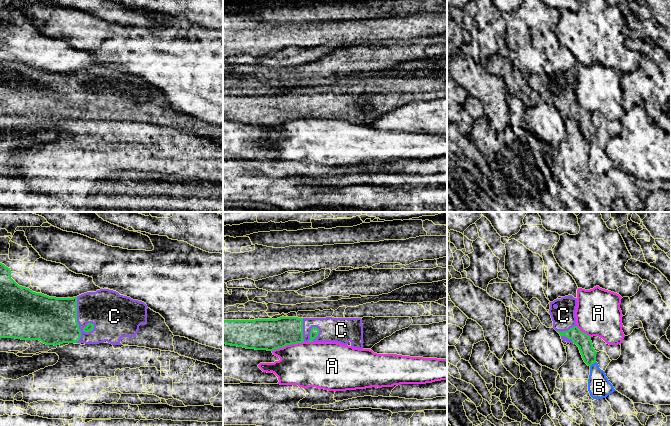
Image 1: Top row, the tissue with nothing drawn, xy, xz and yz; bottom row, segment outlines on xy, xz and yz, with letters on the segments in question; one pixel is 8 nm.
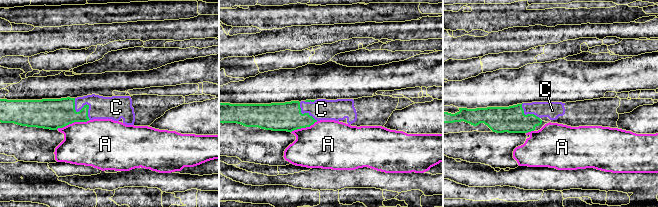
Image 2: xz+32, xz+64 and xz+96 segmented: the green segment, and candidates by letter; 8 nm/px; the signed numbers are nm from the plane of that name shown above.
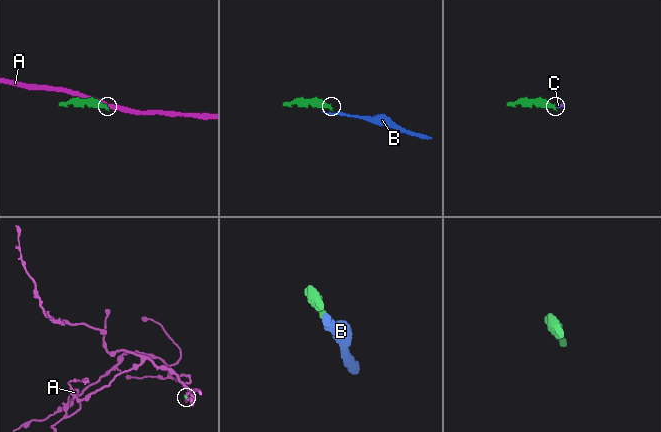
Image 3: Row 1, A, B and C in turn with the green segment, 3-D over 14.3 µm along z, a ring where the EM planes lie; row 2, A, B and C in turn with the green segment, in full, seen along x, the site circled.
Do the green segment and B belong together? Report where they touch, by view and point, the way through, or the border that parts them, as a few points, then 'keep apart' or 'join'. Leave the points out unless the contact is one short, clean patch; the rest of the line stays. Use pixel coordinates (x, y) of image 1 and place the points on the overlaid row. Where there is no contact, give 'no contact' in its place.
contact yz (592, 363); border yz (595, 361), (590, 366); keep apart

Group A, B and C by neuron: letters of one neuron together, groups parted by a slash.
A / B / C

